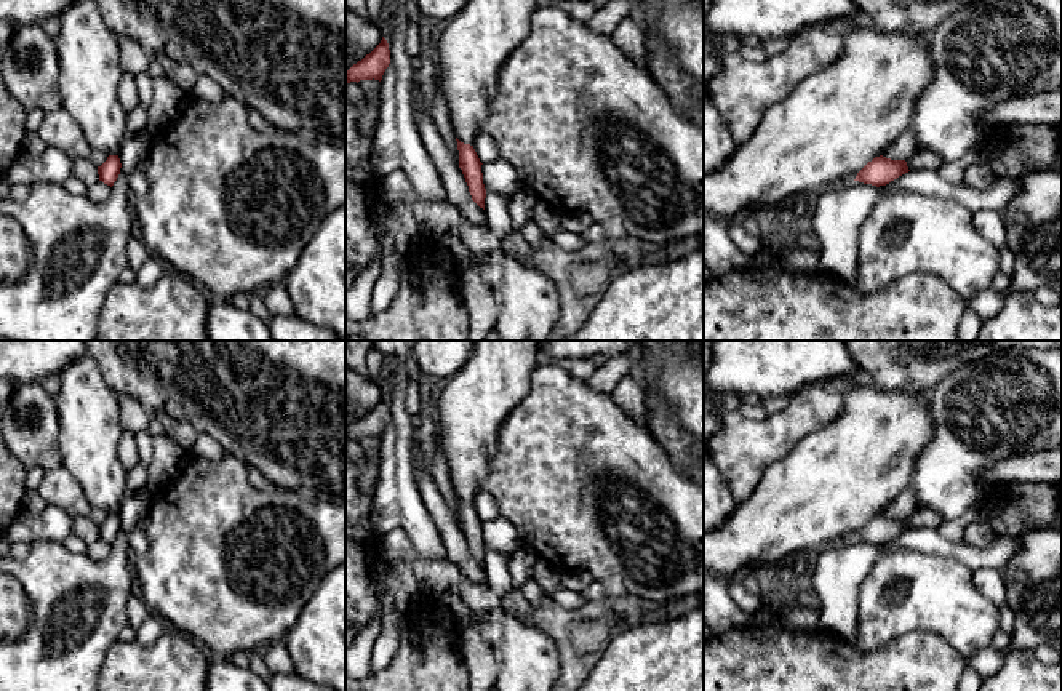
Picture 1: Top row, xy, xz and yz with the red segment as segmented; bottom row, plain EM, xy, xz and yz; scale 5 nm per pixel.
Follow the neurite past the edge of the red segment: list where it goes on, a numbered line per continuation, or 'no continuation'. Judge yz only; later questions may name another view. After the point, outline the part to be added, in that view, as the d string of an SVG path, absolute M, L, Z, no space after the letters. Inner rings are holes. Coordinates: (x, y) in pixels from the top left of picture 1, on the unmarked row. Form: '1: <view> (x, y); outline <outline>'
no continuation

